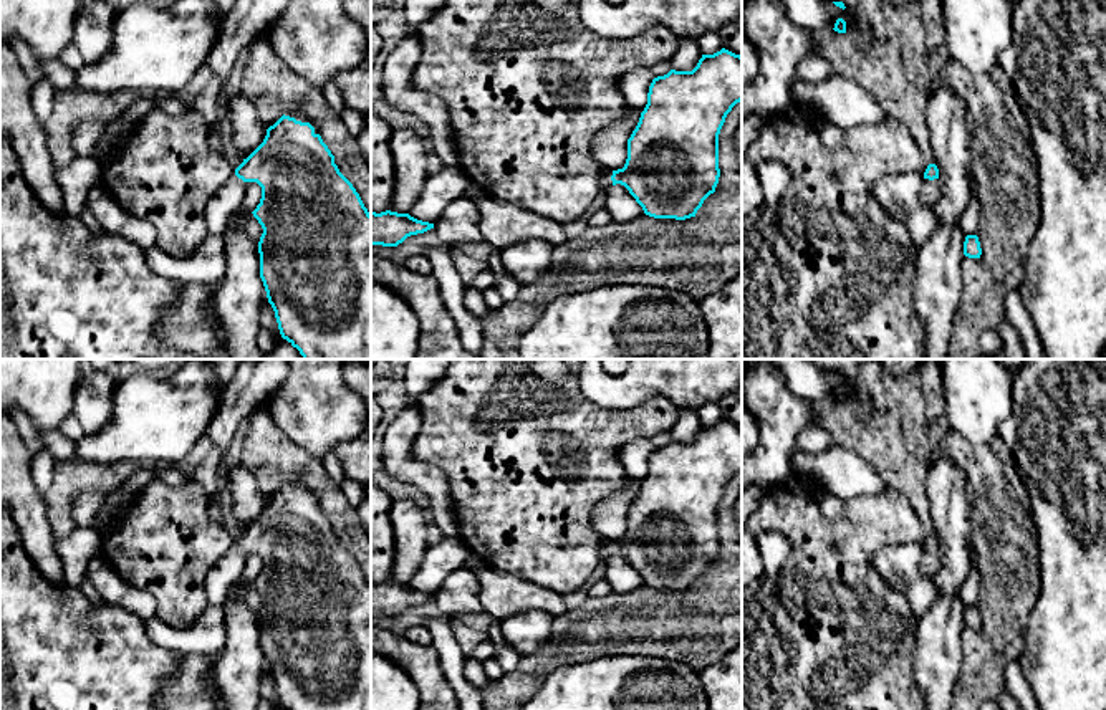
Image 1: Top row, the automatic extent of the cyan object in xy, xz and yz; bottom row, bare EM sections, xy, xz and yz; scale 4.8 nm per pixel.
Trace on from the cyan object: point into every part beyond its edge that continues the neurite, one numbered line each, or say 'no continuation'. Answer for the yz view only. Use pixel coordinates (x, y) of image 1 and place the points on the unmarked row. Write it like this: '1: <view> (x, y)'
1: yz (931, 560)

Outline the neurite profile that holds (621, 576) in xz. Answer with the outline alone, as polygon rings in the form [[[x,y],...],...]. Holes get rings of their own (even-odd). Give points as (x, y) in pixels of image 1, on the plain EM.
[[[621,554],[611,556],[604,561],[604,579],[616,592],[628,592],[644,584],[642,578]]]

